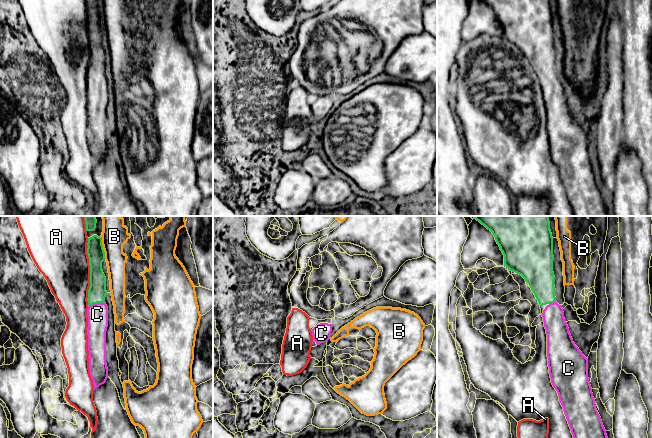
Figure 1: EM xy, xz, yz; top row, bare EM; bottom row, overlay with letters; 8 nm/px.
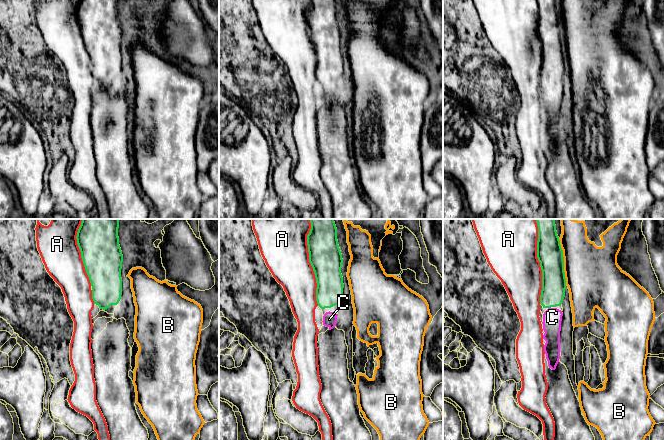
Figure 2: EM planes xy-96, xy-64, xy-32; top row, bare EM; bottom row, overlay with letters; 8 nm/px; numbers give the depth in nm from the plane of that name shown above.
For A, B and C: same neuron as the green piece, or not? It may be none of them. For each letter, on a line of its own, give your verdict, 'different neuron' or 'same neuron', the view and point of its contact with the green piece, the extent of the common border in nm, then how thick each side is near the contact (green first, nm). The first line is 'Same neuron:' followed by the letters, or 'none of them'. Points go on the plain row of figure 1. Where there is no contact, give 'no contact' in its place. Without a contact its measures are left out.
Same neuron: C
A: different neuron | xy (90, 48) | 550 nm | 150/400 nm
B: different neuron | xy (102, 24) | 190 nm | 140/200 nm
C: same neuron | xy (96, 79) | 140 nm | 150/170 nm

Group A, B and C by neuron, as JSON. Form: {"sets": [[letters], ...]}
{"sets": [["A"], ["B"], ["C"]]}

